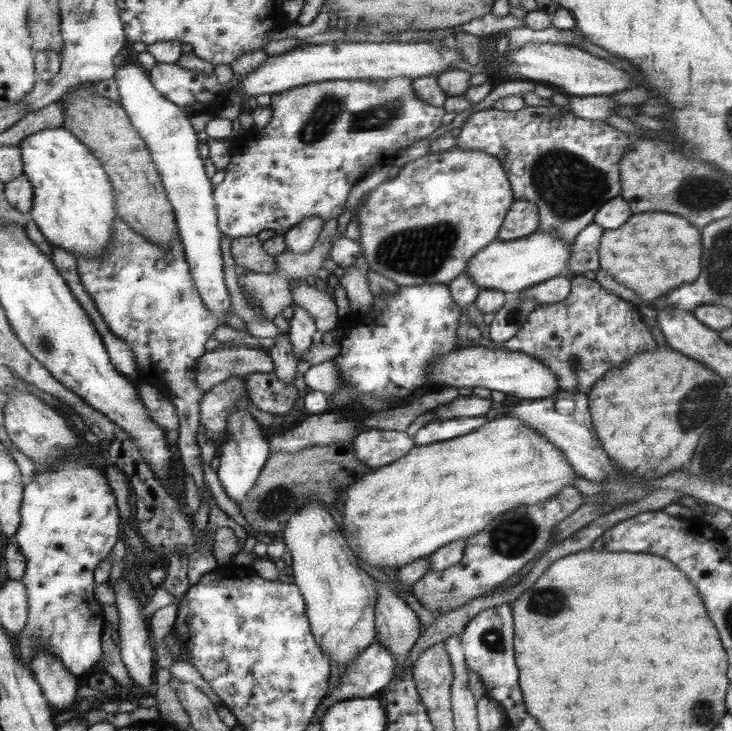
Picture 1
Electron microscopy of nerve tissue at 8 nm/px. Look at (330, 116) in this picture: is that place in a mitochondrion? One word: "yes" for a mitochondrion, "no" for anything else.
yes

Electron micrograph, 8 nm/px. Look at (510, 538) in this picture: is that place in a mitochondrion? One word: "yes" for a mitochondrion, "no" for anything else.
yes

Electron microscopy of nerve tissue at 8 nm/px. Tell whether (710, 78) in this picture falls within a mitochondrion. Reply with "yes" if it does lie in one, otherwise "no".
no

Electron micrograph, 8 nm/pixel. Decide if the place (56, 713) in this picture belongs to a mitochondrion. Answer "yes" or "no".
no

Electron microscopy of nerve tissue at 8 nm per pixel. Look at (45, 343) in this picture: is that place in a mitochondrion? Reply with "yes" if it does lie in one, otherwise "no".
yes

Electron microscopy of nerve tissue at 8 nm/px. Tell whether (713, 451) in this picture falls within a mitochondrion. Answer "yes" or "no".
yes

